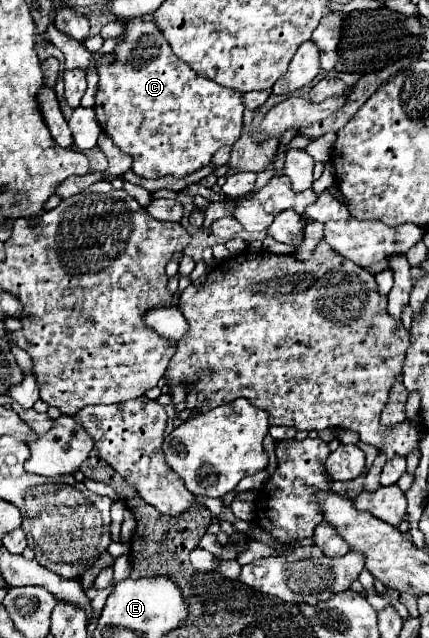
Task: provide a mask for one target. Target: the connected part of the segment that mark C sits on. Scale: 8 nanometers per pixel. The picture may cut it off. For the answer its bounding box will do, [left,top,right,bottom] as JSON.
[95,17,245,179]

